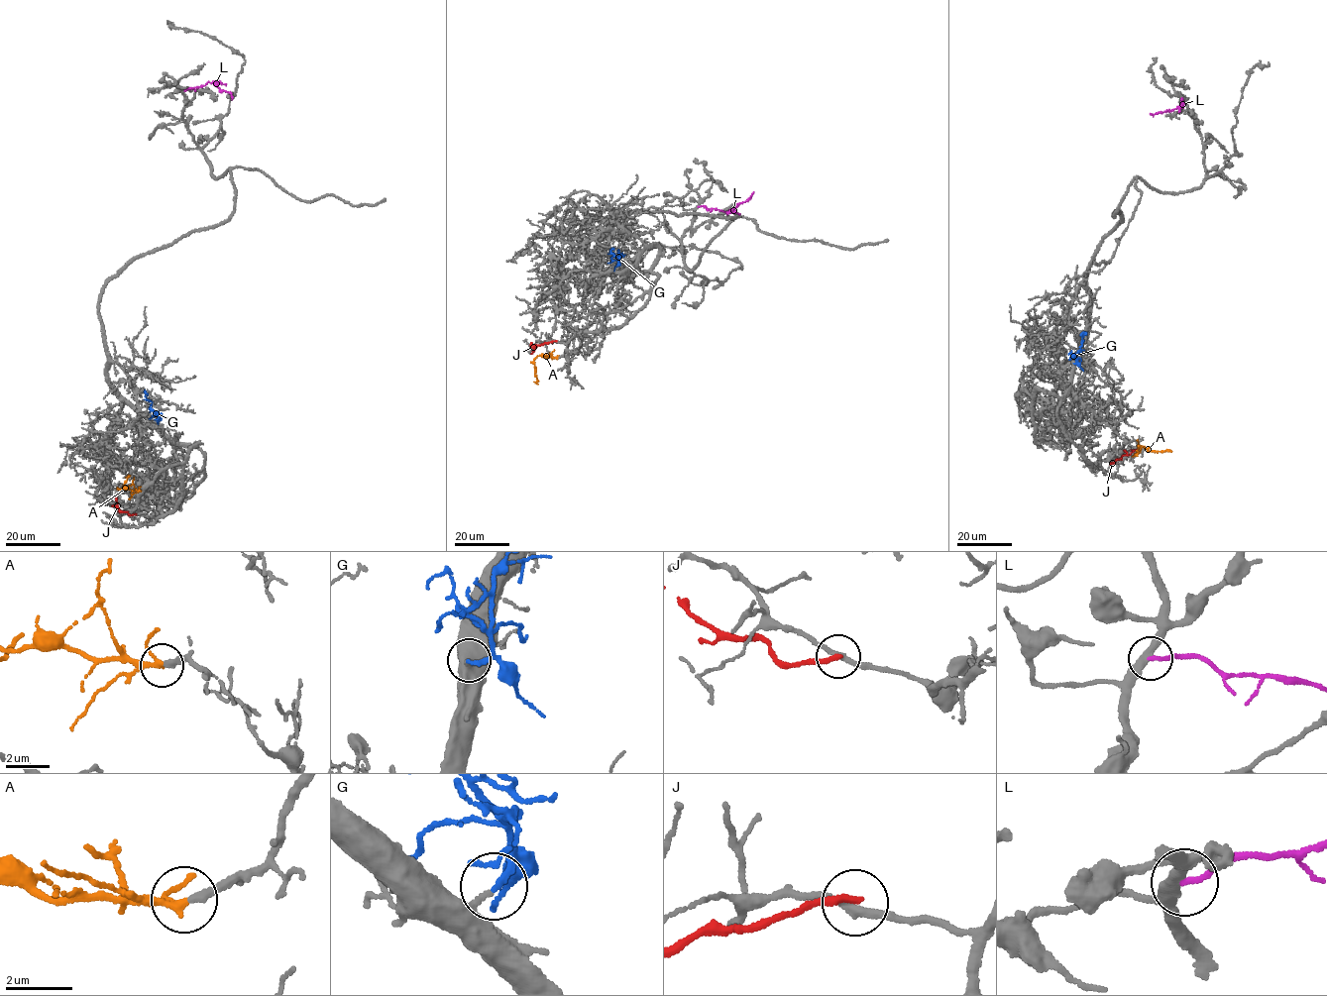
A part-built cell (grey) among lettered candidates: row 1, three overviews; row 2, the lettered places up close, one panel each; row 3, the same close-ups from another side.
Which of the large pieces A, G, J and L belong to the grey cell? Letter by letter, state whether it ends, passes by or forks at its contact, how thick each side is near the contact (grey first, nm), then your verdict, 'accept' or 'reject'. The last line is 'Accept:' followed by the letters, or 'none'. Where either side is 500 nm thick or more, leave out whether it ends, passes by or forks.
A: it passes by | 240/180 nm | accept
G: it ends | 200/170 nm | accept
J: it ends | 240/240 nm | reject
L: it ends | 360/170 nm | reject
Accept: A, G

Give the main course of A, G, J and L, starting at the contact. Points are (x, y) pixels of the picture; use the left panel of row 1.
A: (140, 491), (119, 490), (126, 478)
G: (157, 420), (158, 415), (147, 395)
J: (136, 513), (119, 510), (115, 497)
L: (184, 90), (214, 82), (233, 97)

